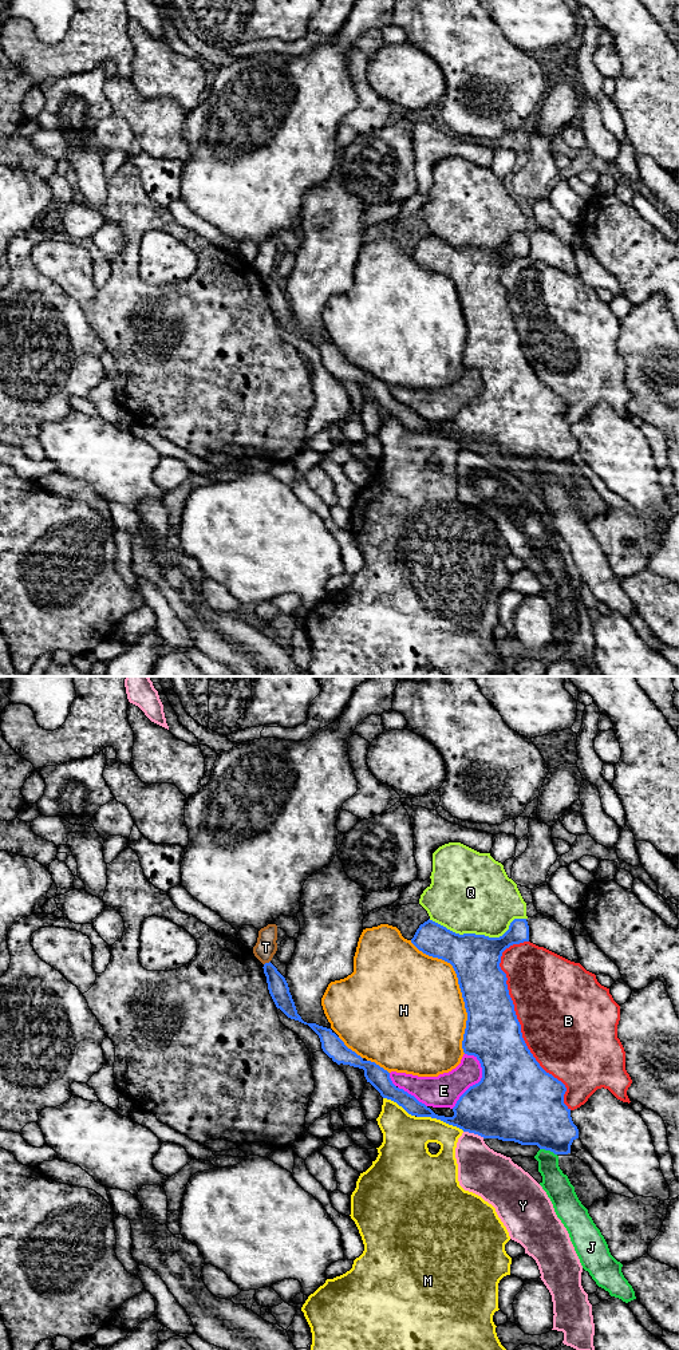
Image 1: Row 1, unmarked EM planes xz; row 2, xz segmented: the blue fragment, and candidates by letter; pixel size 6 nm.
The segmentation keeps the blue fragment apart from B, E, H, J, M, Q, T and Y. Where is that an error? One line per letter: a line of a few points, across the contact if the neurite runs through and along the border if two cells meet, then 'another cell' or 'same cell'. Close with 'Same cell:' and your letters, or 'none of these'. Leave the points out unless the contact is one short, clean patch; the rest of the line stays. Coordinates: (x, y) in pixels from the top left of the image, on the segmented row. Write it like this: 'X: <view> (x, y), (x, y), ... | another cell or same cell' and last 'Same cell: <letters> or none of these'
B: another cell
E: another cell
H: another cell
J: another cell
M: another cell
Q: another cell
T: xz (269, 960), (264, 964) | another cell
Y: another cell
Same cell: none of these

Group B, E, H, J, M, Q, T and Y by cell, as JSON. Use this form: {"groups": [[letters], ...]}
{"groups": [["B"], ["E"], ["H"], ["J"], ["M"], ["Q"], ["T"], ["Y"]]}

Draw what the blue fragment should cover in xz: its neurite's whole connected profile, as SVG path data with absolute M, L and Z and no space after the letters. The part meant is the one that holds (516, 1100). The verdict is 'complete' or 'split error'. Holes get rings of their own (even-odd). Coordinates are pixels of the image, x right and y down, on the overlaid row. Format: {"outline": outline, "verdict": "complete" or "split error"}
{"outline": "M429 919L411 939L423 954L453 966L467 1012L462 1049L465 1054L474 1055L482 1067L481 1081L459 1097L453 1117L435 1114L396 1088L387 1070L364 1061L331 1029L304 1022L285 978L271 962L262 968L276 1007L288 1018L308 1025L333 1062L363 1069L367 1082L408 1114L437 1118L483 1138L537 1145L554 1154L568 1154L572 1142L579 1138L579 1129L564 1104L567 1088L546 1073L528 1049L509 995L506 974L500 967L502 952L524 942L529 942L526 919L514 919L500 938L459 935Z", "verdict": "complete"}

